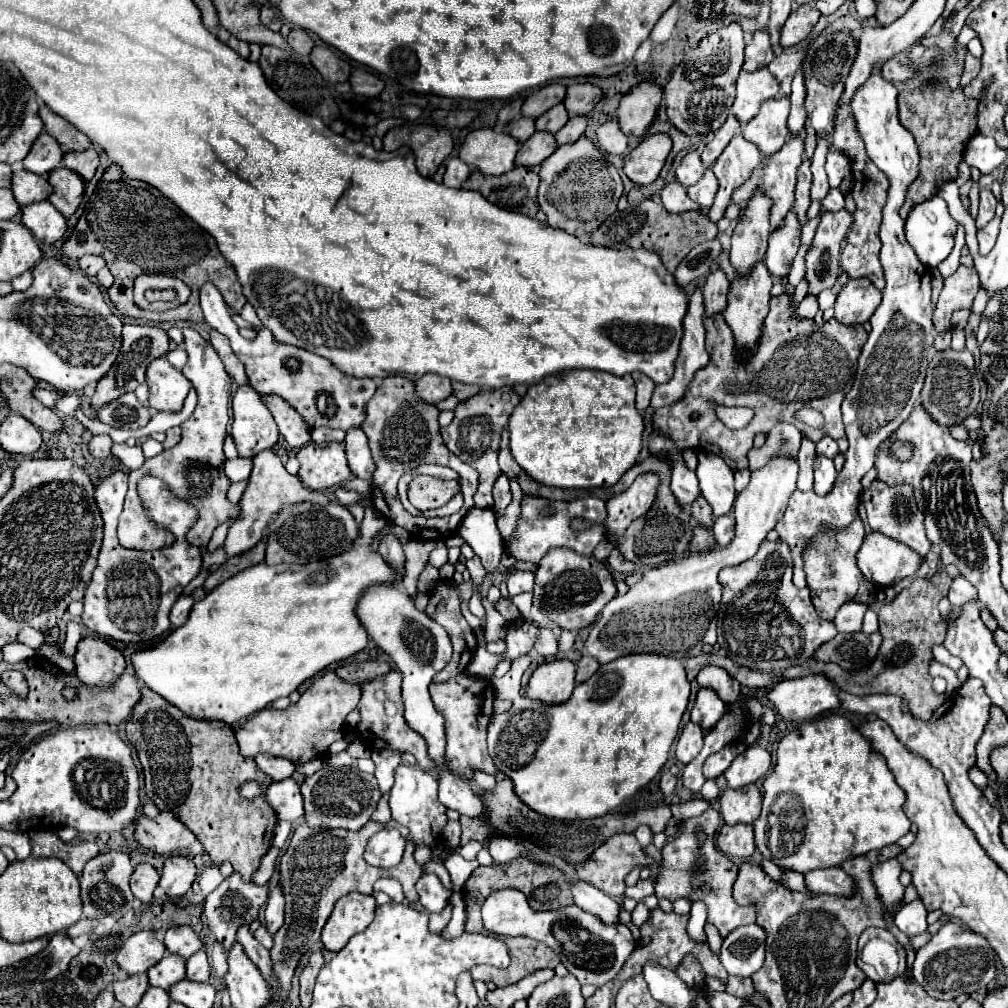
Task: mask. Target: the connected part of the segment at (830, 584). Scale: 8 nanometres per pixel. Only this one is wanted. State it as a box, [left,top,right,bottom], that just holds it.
[801,518,873,620]

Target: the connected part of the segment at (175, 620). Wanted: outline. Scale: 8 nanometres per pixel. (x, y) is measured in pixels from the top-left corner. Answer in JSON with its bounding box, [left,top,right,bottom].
[171,594,195,628]

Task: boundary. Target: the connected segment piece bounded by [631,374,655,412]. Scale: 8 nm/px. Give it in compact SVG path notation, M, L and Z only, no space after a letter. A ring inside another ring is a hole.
M631 374L631 376L633 376L635 386L637 386L637 410L643 412L649 406L649 398L651 398L655 384L645 374Z

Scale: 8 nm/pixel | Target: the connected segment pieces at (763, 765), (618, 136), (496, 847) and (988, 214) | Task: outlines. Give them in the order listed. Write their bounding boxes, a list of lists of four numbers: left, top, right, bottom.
[[723,744,771,788],[597,120,627,154],[489,838,527,862],[977,188,997,228]]

